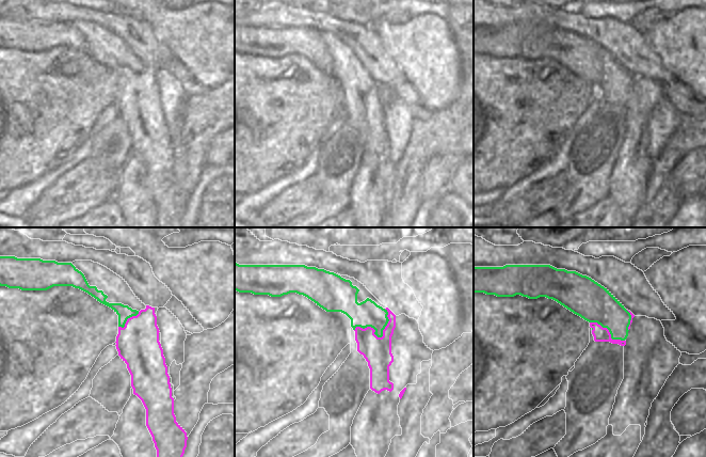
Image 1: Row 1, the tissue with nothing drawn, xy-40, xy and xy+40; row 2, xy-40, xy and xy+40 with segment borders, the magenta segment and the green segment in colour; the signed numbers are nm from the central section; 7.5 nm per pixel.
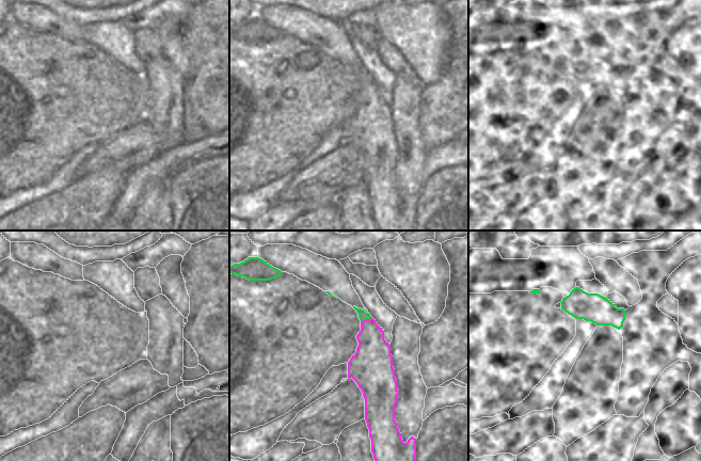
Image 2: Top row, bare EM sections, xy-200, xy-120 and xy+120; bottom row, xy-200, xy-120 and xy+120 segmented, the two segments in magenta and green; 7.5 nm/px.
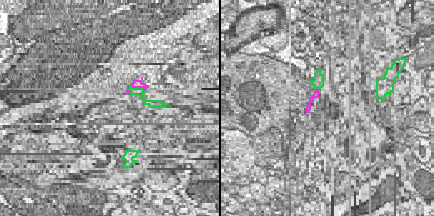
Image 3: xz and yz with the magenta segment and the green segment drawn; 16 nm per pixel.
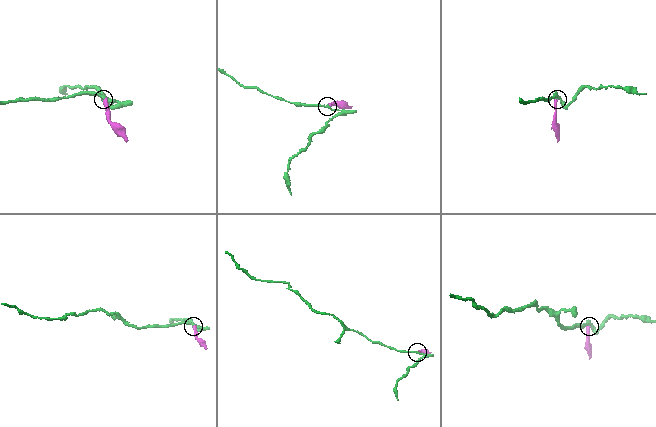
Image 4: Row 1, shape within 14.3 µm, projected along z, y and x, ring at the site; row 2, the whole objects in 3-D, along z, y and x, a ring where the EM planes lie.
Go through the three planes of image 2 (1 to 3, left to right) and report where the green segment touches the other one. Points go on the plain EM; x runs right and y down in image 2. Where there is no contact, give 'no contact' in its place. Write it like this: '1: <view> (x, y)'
1: no contact
2: xy-120 (366, 80)
3: no contact

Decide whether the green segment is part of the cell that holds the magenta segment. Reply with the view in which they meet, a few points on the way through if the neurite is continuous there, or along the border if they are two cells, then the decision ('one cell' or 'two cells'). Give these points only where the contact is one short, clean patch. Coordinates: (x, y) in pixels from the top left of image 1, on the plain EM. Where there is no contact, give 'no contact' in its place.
meets magenta in xy; border along xy (387, 71), (388, 83), (381, 97), (370, 88), (354, 91); two cells

